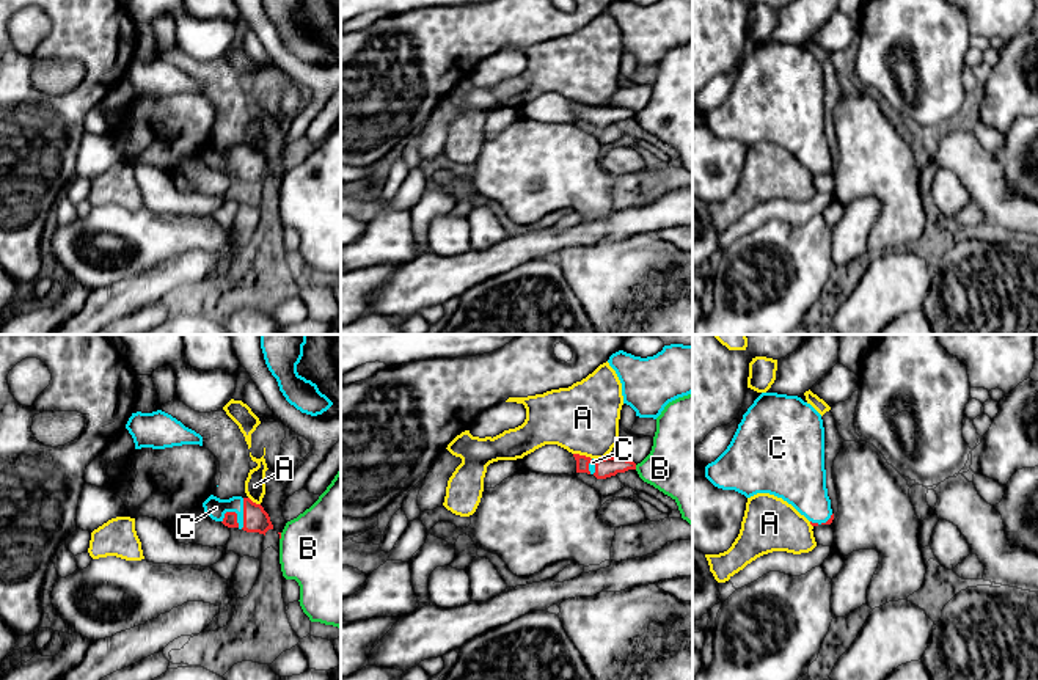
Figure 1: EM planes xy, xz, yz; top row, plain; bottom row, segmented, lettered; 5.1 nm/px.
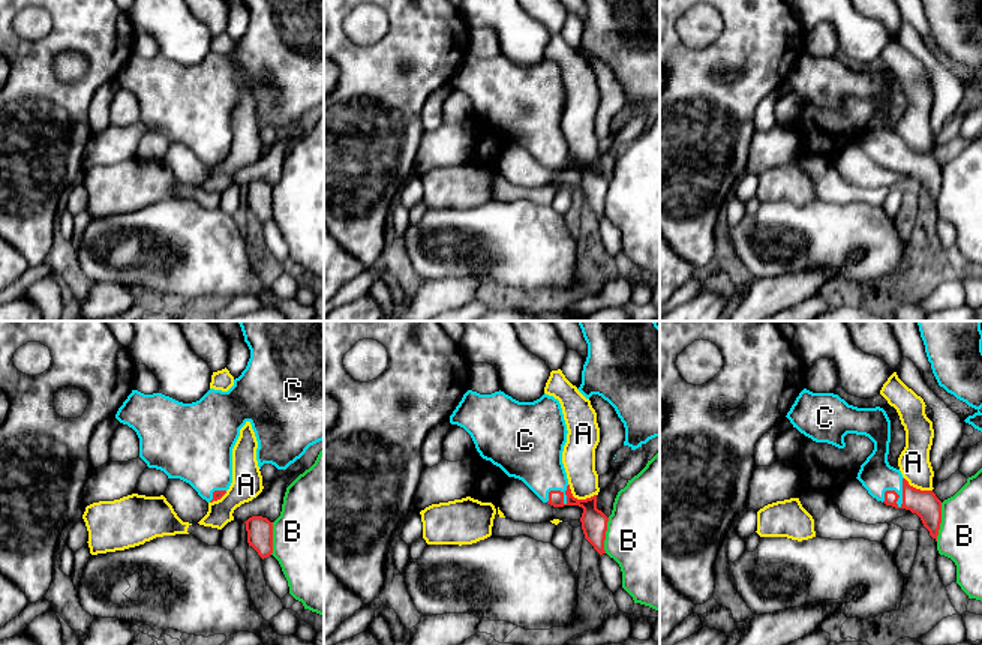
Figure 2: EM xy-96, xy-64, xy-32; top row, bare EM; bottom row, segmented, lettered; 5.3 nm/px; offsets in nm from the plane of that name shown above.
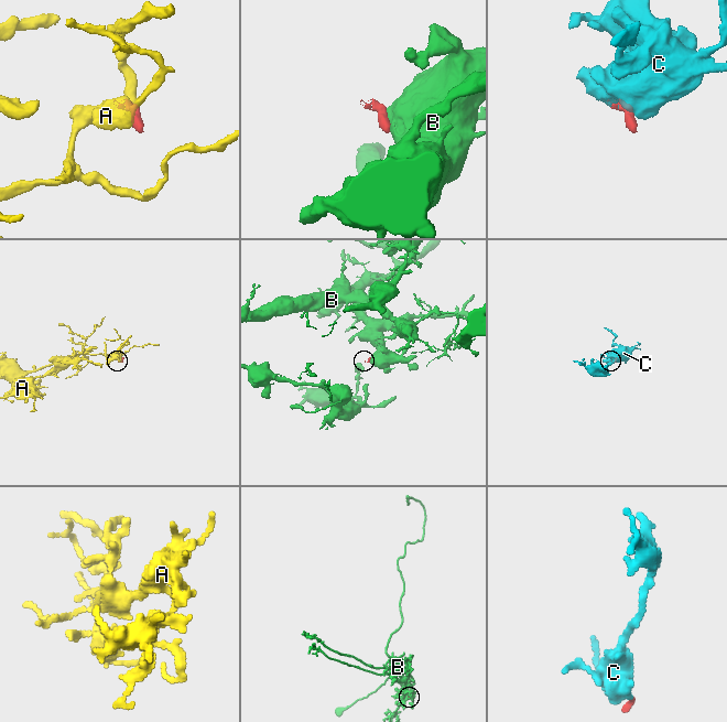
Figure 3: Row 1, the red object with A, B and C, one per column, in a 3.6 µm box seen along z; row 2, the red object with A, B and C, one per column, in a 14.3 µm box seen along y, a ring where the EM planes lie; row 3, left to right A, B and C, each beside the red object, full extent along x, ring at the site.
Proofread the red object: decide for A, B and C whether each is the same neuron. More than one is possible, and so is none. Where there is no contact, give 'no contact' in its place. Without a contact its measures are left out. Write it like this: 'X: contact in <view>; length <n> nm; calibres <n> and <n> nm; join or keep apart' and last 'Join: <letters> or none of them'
A: contact in xz; length 100 nm; calibres 70 and 360 nm; keep apart
B: contact in xz; length 30 nm; calibres 100 and 360 nm; keep apart
C: contact in xy; length 170 nm; calibres 70 and 110 nm; join
Join: C

